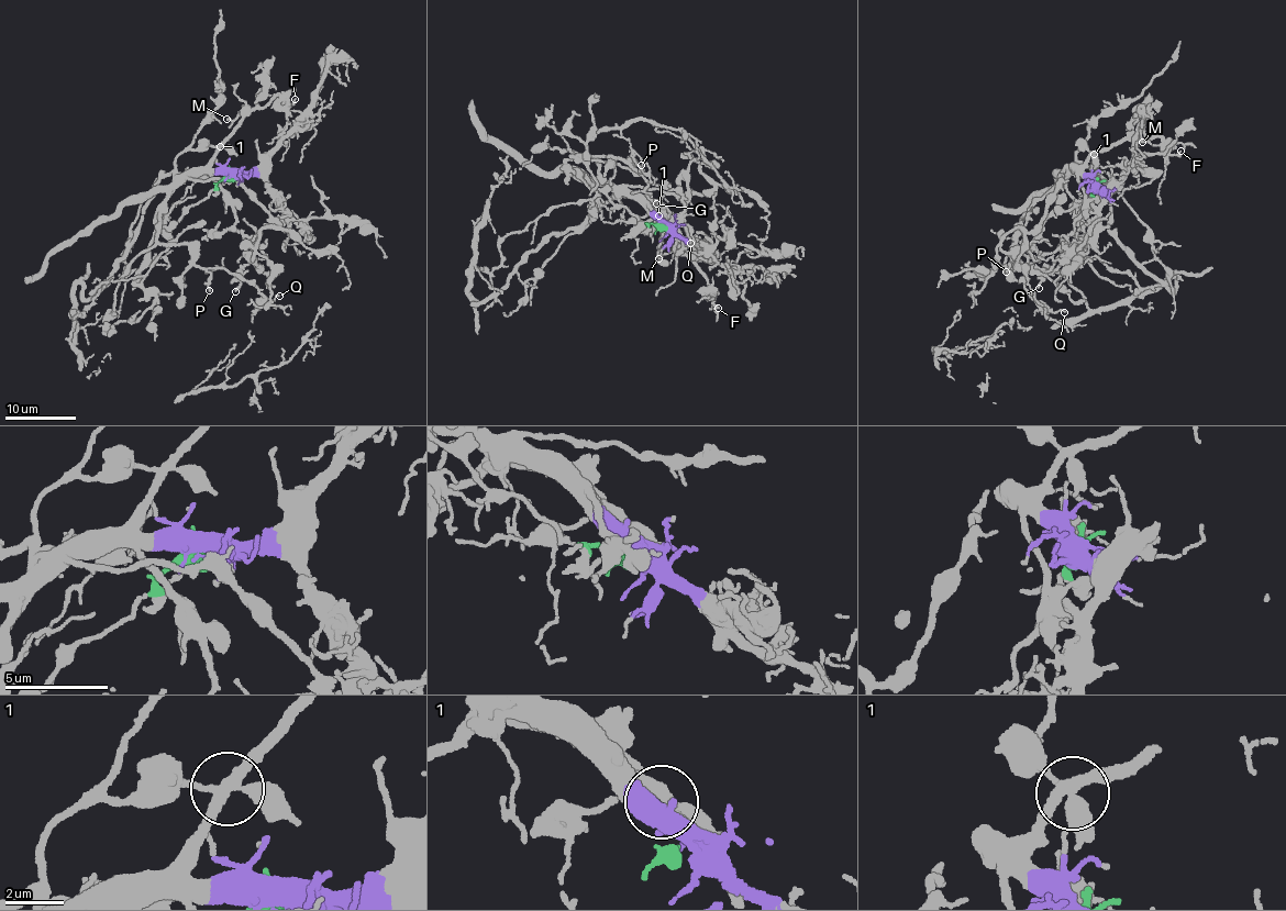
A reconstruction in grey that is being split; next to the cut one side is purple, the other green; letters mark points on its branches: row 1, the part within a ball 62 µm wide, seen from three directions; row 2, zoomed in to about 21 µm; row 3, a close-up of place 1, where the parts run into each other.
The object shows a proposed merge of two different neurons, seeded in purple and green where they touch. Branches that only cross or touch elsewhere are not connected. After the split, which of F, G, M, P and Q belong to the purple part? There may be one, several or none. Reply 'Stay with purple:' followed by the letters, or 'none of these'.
Stay with purple: F, G, M

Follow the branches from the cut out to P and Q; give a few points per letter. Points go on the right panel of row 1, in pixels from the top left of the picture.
P: (1094, 190), (1065, 211), (1059, 208), (1054, 192), (1049, 191), (1023, 215), (1016, 242), (1020, 250), (1006, 271)
Q: (1094, 190), (1065, 211), (1049, 191), (1019, 223), (1016, 242), (1028, 260), (1022, 279), (1048, 310), (1065, 311)

